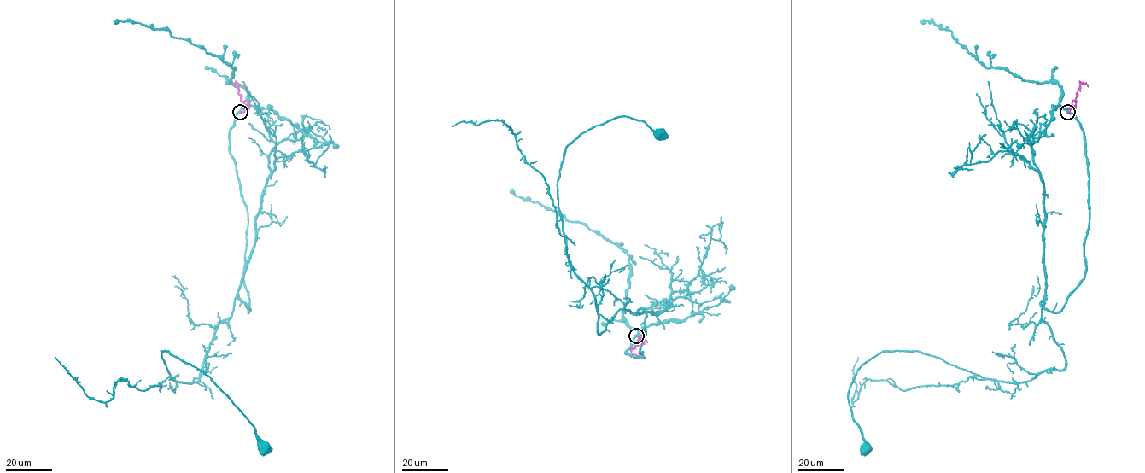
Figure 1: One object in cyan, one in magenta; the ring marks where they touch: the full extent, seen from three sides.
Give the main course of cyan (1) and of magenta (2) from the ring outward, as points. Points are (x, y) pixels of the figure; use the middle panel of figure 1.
1: (636, 335), (626, 353), (644, 357), (643, 309), (598, 332), (557, 179), (597, 125), (663, 131)
2: (636, 335), (640, 338), (639, 344), (635, 345), (631, 352), (644, 356)

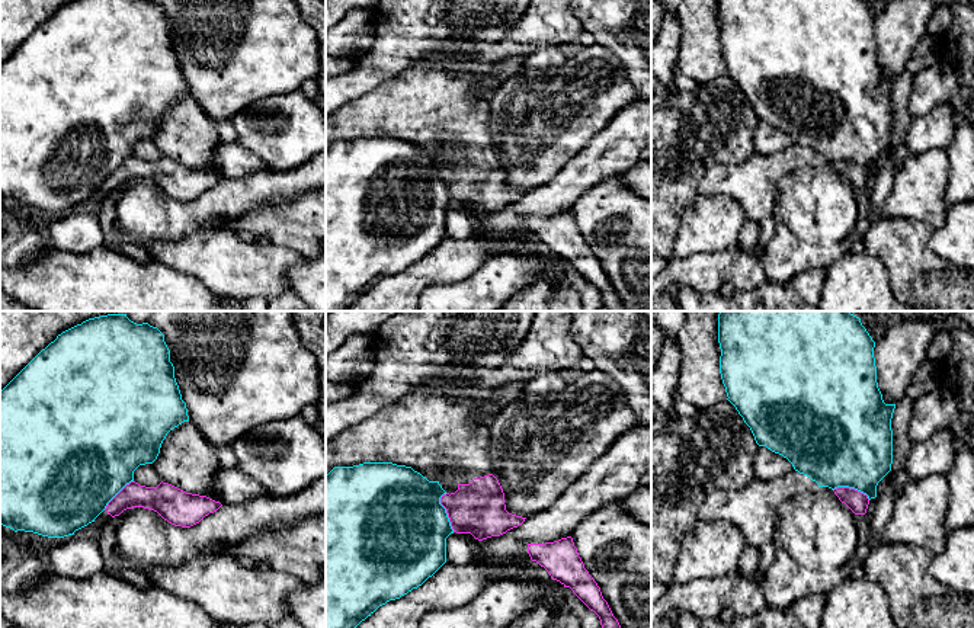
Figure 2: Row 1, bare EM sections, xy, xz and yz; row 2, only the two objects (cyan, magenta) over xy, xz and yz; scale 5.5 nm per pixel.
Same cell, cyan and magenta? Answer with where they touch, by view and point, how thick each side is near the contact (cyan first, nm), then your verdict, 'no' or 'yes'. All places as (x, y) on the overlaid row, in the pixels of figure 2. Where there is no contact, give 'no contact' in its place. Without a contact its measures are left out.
contact xz (445, 512); calibres 500 and 300 nm; no

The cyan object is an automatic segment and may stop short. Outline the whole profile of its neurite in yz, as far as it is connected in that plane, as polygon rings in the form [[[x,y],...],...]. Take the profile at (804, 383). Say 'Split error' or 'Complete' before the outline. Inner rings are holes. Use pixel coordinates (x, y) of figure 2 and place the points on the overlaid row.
Complete. [[[720,311],[720,374],[727,400],[750,427],[759,446],[786,458],[818,487],[855,488],[877,497],[878,483],[891,471],[895,404],[885,404],[877,382],[875,342],[849,311]]]

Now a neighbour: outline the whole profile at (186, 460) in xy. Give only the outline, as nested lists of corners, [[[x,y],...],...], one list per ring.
[[[183,422],[170,430],[151,465],[163,483],[221,503],[215,493],[215,477],[222,467],[215,448],[193,423]]]

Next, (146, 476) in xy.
[[[151,464],[140,465],[134,471],[134,481],[145,487],[157,487],[161,483]]]

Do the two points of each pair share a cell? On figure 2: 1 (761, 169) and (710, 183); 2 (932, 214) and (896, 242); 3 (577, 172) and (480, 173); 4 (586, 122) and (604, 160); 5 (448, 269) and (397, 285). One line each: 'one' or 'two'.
1: one
2: two
3: two
4: two
5: one

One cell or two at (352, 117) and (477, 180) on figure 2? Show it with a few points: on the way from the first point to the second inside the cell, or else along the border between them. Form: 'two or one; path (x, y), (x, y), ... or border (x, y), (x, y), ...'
one; path (393, 117), (451, 117), (474, 140)

